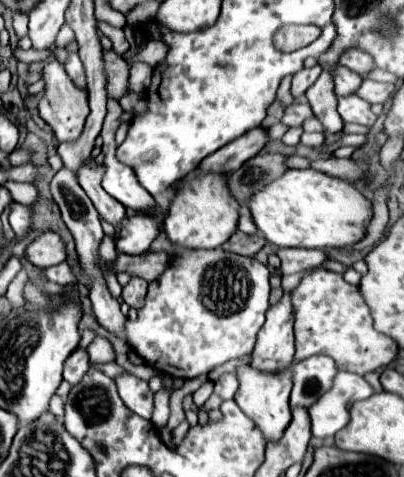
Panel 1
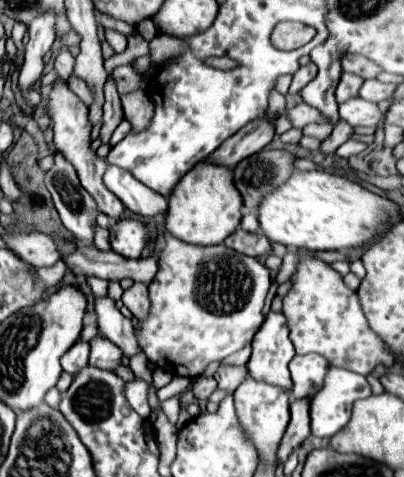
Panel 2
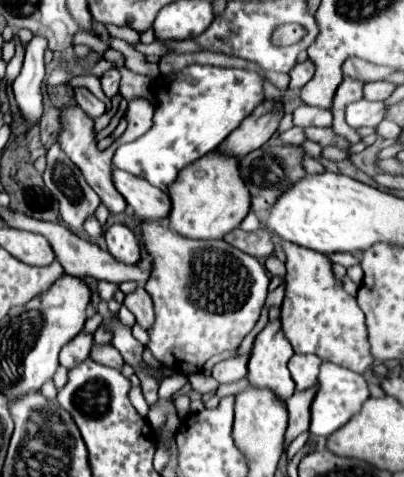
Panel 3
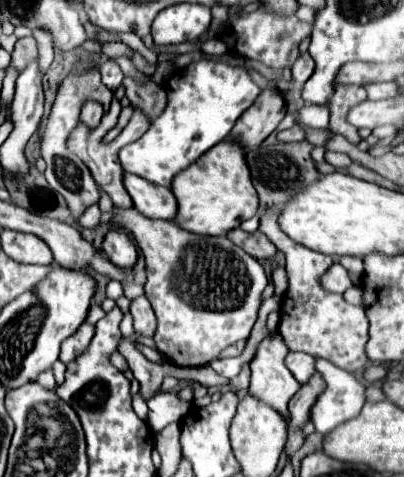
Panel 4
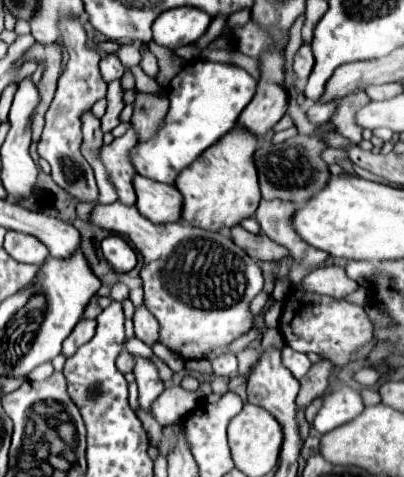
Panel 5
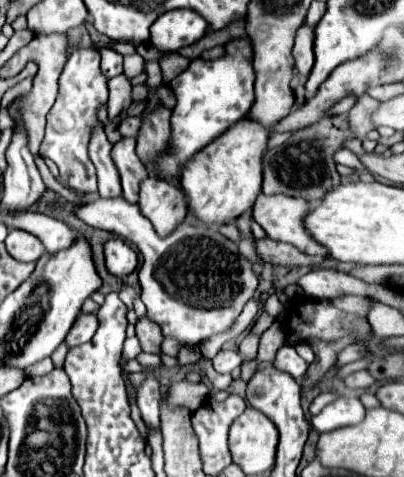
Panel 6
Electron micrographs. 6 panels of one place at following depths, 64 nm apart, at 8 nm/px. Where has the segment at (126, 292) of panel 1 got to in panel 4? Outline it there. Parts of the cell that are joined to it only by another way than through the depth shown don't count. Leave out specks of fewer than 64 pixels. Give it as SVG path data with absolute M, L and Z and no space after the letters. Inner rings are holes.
M144 294L130 302L130 312L134 316L136 332L144 334L144 336L152 336L156 330L156 316L154 316L154 310Z

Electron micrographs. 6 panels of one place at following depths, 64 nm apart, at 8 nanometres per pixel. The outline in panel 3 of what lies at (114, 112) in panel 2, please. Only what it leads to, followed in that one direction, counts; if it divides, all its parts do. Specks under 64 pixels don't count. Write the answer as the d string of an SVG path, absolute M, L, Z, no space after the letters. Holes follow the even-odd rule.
M108 70L100 80L102 80L102 90L106 98L114 98L118 94L118 82L120 82L118 70Z

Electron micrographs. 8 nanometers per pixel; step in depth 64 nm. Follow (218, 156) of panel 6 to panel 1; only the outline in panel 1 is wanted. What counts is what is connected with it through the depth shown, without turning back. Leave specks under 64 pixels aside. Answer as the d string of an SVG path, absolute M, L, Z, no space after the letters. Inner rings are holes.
M204 174L192 178L188 184L178 188L170 212L164 220L168 240L178 248L188 250L212 250L222 246L238 228L238 202L226 188L226 178L216 174Z

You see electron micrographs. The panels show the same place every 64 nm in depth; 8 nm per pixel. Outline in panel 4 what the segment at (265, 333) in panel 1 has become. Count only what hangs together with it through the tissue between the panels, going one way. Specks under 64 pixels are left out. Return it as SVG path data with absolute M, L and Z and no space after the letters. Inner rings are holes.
M278 330L268 332L250 362L252 376L248 388L252 396L274 406L284 418L288 418L288 400L300 388L300 384L284 364L288 352L290 350Z

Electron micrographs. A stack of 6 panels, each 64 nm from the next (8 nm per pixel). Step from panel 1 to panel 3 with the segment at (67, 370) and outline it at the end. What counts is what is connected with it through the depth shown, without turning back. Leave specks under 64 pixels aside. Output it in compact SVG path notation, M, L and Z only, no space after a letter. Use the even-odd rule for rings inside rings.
M80 332L72 342L68 342L68 346L62 348L60 352L60 364L64 368L76 368L76 364L82 364L92 348L92 336Z

